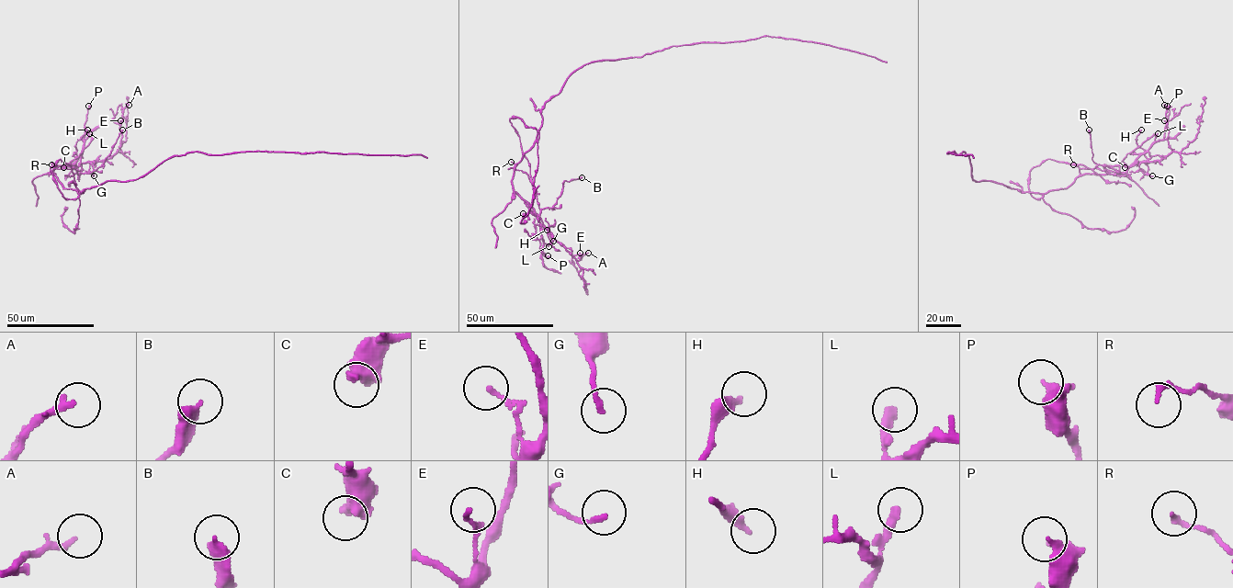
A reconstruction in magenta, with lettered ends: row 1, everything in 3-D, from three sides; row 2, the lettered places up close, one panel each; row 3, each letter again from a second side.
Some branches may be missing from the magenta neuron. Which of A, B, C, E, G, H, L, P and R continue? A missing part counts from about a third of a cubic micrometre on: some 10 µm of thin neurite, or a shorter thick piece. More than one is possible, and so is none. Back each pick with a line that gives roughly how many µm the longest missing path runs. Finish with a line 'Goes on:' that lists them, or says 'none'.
Goes on: none

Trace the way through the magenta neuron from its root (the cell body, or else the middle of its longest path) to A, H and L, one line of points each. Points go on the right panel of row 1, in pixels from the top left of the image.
A: (985, 180), (1045, 193), (1068, 187), (1085, 174), (1109, 174), (1106, 166), (1160, 160), (1171, 151), (1164, 105)
H: (985, 180), (1022, 192), (1065, 188), (1085, 174), (1109, 174), (1106, 166), (1149, 158), (1136, 142), (1141, 130)
L: (985, 180), (1022, 192), (1065, 188), (1085, 174), (1109, 174), (1106, 166), (1130, 166), (1158, 133)

